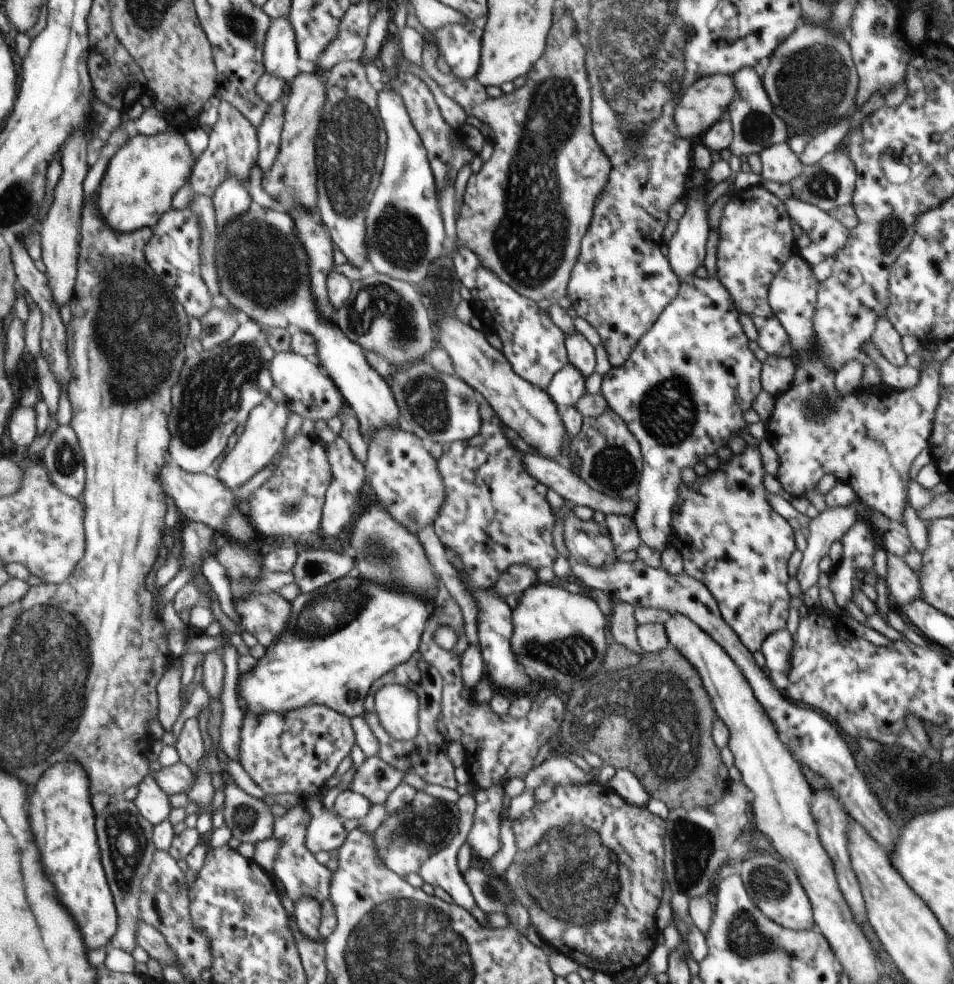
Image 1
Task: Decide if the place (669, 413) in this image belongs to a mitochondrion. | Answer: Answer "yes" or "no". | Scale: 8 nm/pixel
yes

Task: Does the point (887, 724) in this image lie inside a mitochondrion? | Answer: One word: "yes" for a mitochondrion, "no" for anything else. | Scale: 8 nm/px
no

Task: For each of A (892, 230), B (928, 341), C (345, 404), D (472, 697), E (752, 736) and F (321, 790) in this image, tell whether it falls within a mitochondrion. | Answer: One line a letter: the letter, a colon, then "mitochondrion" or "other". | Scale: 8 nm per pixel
A: mitochondrion
B: other
C: other
D: other
E: other
F: other

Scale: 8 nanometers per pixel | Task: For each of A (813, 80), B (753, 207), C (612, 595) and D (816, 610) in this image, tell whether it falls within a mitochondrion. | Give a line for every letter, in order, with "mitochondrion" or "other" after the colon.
A: mitochondrion
B: other
C: other
D: other

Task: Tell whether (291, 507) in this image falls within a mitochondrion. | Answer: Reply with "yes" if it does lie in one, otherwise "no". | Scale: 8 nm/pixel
yes

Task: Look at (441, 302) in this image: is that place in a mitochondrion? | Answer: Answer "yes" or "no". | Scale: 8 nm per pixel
no

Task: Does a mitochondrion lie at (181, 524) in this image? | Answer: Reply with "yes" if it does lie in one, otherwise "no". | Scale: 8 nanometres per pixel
no

